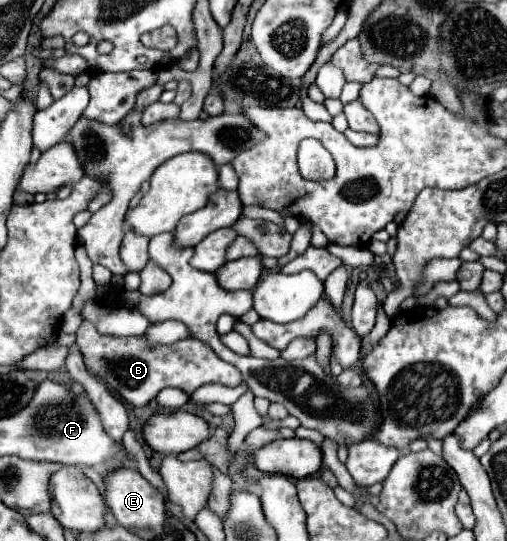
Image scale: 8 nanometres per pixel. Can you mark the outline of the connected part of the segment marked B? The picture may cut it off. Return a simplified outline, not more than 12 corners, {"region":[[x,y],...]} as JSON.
{"region":[[83,321],[87,369],[133,407],[165,387],[235,387],[233,365],[191,337],[149,349]]}

